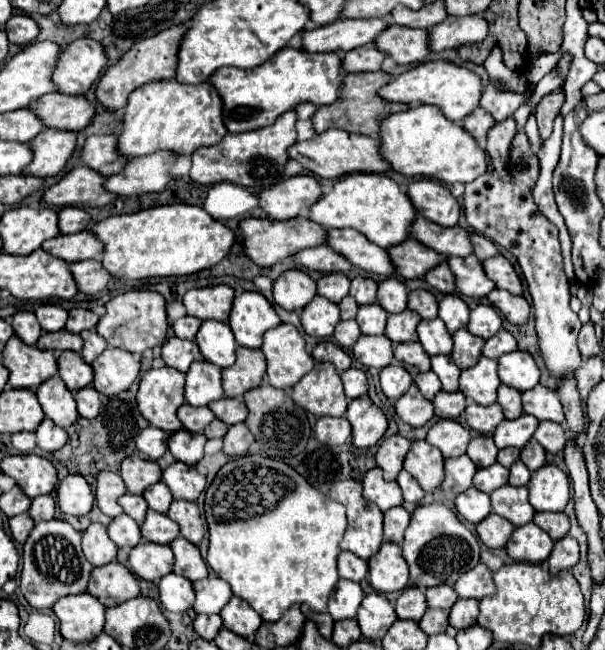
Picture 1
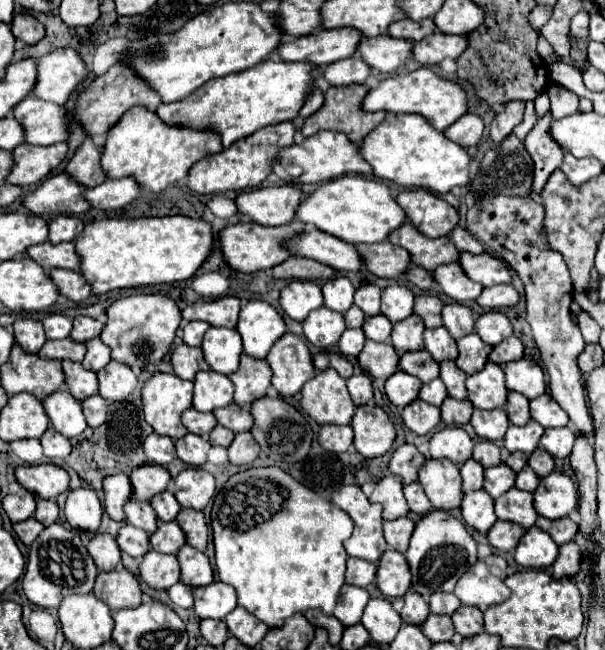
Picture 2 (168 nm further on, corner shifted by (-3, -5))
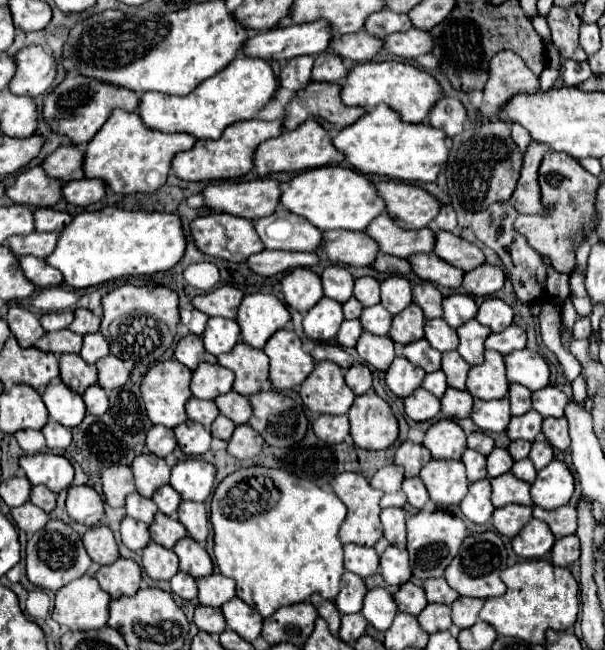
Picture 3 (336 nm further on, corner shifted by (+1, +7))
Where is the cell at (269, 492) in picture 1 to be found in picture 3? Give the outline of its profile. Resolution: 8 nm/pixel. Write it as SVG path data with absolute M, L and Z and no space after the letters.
M263 466L241 468L229 474L215 490L211 500L211 524L215 532L215 562L223 576L237 582L235 590L245 604L257 610L263 618L277 608L307 600L311 594L321 594L333 600L339 592L343 570L343 544L337 532L345 520L347 508L337 498L330 484L315 486L309 480Z

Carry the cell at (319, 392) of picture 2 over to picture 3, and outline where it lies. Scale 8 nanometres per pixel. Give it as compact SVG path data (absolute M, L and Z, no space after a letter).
M317 362L299 388L303 404L313 414L347 414L355 394L343 380L343 370L331 362Z

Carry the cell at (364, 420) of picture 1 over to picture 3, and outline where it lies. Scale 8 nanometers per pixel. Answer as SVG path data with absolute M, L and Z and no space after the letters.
M375 392L357 396L347 412L351 436L357 448L385 450L399 436L399 424L389 404Z

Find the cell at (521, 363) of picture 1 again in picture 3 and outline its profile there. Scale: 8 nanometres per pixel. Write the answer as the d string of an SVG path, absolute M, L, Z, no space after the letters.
M533 350L511 352L505 356L507 364L507 380L513 384L523 384L529 390L541 390L549 384L549 366L547 362Z

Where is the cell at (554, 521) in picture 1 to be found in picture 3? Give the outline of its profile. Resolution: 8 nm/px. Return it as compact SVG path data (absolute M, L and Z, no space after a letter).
M567 504L567 506L561 506L557 510L543 510L539 506L533 508L533 516L543 520L555 538L563 538L563 536L569 536L569 534L575 534L577 530L577 510Z

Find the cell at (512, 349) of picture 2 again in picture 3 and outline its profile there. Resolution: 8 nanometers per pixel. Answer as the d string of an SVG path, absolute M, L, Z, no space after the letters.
M511 324L507 330L503 330L499 334L491 334L485 340L485 348L487 350L497 350L503 356L507 356L513 350L523 350L525 344L527 344L527 334L517 324Z

